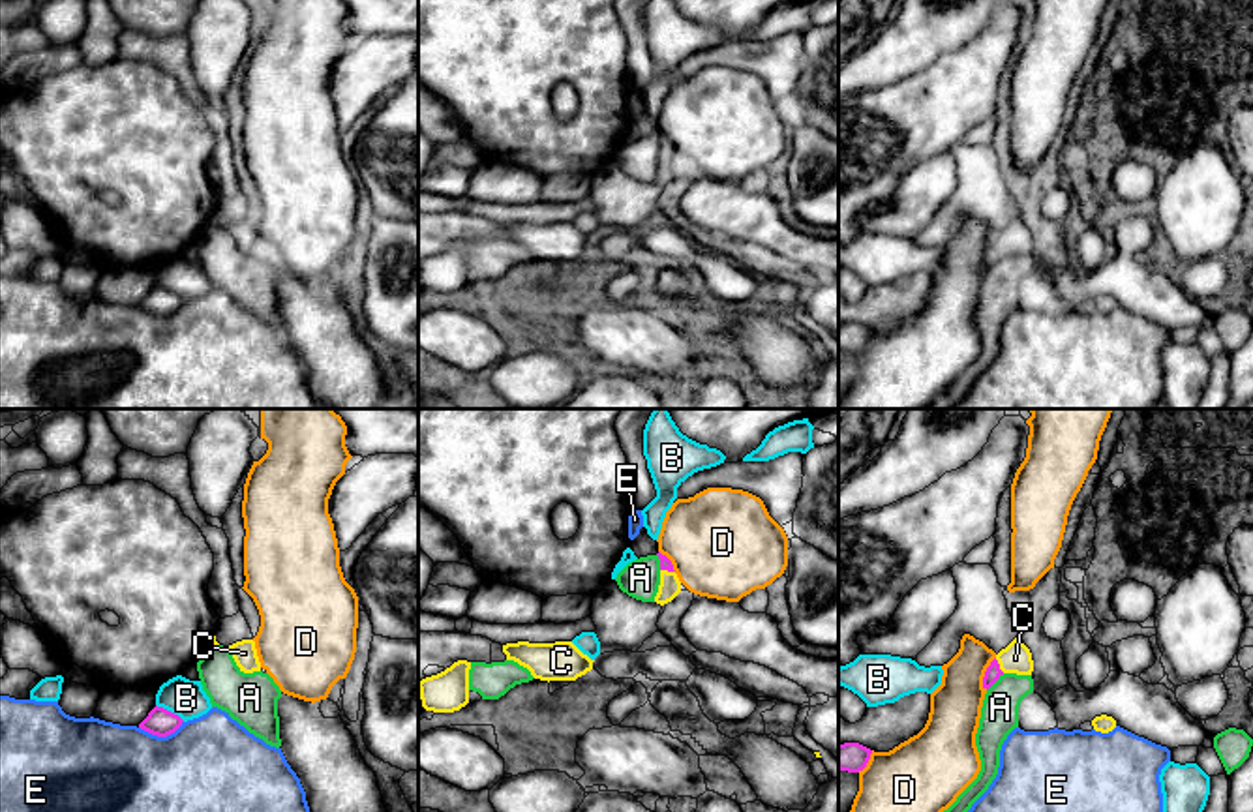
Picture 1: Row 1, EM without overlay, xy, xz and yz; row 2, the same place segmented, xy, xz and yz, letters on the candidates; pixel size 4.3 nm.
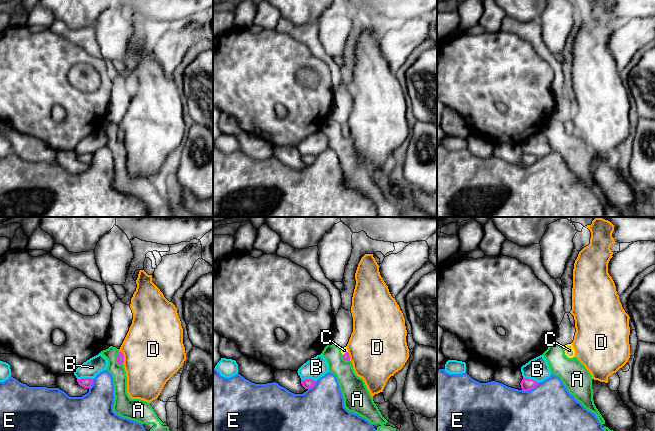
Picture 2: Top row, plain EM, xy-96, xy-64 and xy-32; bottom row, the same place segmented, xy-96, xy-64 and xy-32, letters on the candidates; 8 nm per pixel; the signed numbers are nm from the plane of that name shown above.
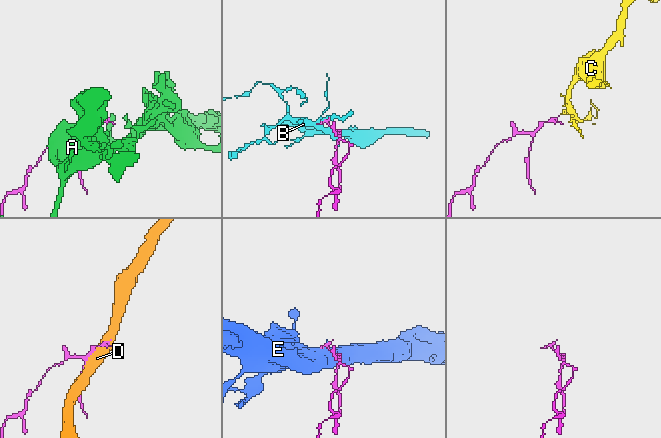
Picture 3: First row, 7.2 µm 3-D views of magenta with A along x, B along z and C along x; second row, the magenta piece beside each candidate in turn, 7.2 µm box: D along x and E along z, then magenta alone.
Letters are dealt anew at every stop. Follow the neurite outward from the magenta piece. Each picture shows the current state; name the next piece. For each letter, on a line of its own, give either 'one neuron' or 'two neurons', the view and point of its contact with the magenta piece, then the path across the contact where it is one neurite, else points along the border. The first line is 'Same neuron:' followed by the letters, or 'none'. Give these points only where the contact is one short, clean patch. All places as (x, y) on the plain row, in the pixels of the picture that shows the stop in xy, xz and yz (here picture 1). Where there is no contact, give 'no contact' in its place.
Same neuron: C
A: two neurons; contact yz (995, 261); border yz (1004, 254), (987, 270)
B: two neurons; contact xy (169, 291)
C: one neuron; contact yz (998, 246); way yz (993, 252), (998, 246), (1015, 239)
D: two neurons; contact yz (985, 254)
E: two neurons; contact xy (162, 315)

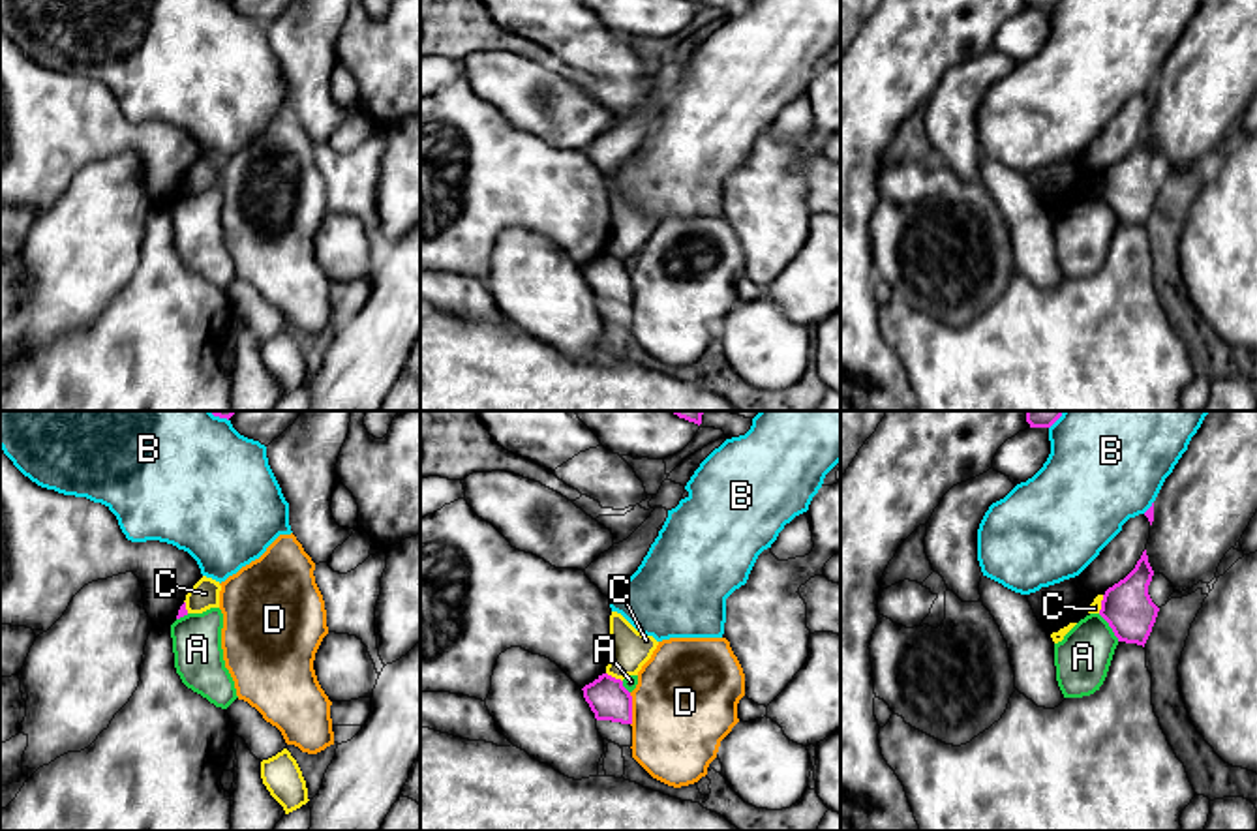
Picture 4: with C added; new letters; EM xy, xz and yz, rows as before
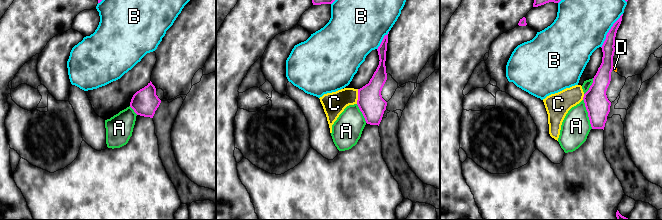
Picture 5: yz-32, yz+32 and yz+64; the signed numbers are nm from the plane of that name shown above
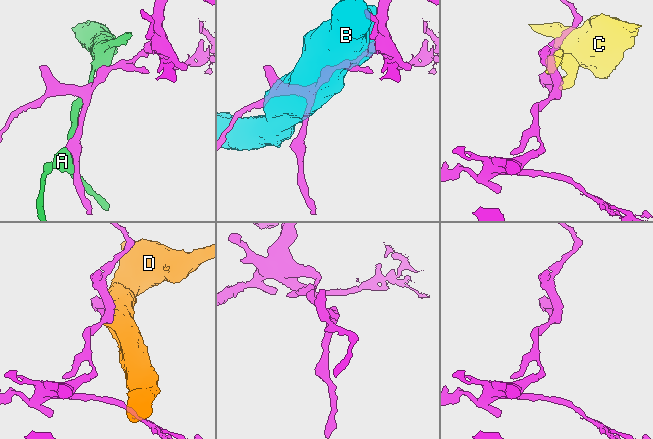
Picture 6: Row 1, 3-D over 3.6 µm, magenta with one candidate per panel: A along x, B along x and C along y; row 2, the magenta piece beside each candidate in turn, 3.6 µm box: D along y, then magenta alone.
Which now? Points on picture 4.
Same neuron: none
A: two neurons; contact yz (1109, 205)
B: two neurons; contact yz (1150, 87)
C: two neurons; contact xz (614, 257)
D: two neurons; contact xz (631, 289)

